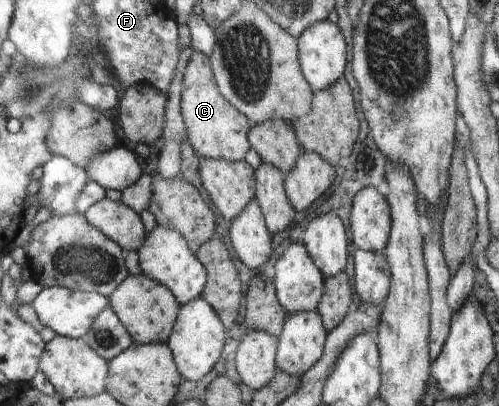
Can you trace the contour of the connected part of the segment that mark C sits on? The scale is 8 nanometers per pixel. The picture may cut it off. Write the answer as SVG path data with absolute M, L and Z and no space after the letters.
M195 51L184 68L182 79L181 112L186 124L186 139L197 155L204 159L222 159L230 163L244 161L251 149L248 133L252 125L245 115L222 97L213 76L210 58Z

